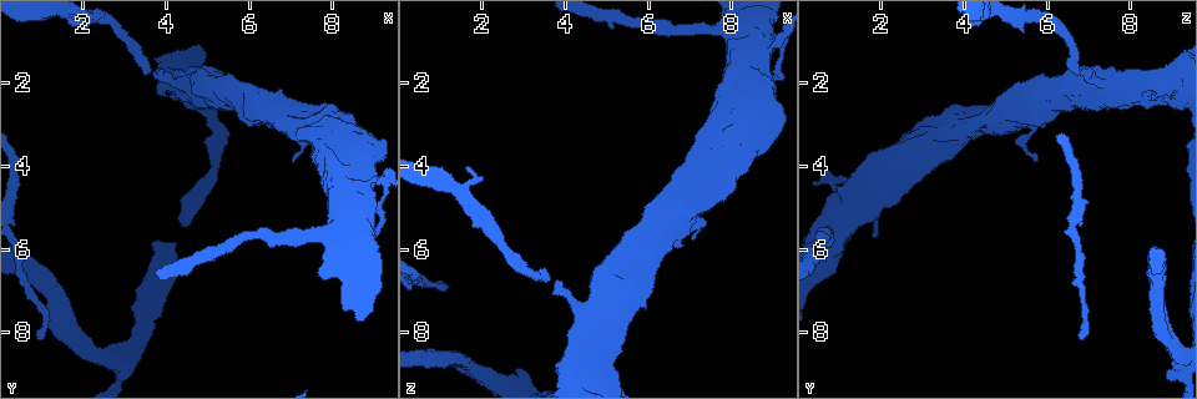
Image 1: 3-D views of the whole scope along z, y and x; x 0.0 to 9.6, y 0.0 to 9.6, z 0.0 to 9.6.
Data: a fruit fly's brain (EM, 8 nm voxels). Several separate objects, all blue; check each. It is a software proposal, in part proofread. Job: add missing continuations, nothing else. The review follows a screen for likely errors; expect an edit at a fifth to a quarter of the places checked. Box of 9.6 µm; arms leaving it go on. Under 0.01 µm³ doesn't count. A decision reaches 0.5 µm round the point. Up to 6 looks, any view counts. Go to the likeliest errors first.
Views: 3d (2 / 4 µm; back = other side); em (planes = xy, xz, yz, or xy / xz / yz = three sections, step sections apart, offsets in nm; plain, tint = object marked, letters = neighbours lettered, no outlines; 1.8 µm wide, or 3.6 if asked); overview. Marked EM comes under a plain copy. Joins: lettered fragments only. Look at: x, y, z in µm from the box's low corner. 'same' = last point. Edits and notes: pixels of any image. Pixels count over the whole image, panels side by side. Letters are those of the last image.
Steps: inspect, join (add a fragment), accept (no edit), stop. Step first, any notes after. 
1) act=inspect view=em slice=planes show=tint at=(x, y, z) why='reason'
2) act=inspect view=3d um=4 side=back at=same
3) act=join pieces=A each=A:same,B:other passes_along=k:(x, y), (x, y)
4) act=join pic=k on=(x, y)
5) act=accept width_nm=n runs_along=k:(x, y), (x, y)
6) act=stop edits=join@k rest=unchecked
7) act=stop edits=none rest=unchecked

act=inspect view=em slice=planes show=letters at=(1.00, 8.25, 6.75) why='branch stops here'

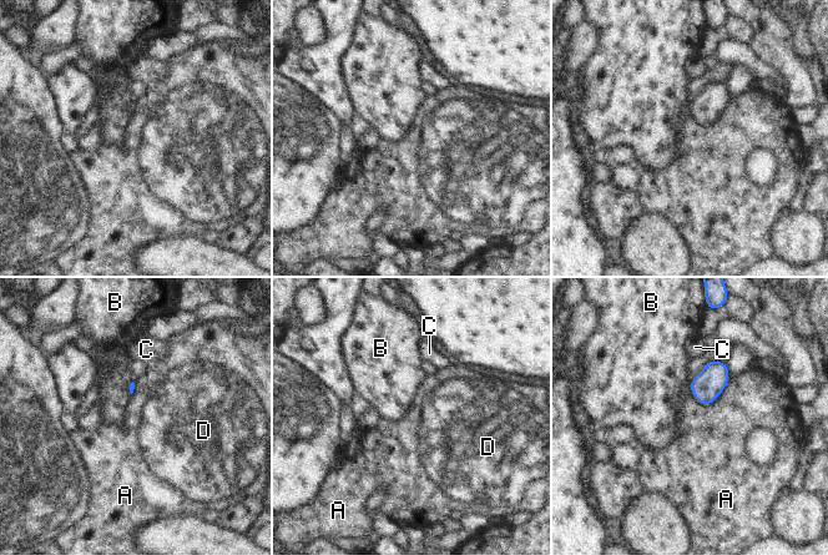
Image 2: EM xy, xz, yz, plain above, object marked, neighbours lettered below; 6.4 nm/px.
act=accept each=A:other,B:other,C:other,D:other border=2:(730, 376), (707, 404), (690, 392) found='none of them fits'

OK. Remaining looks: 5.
act=inspect view=em slice=planes show=letters at=(3.55, 1.75, 6.75) why='branch stops here'

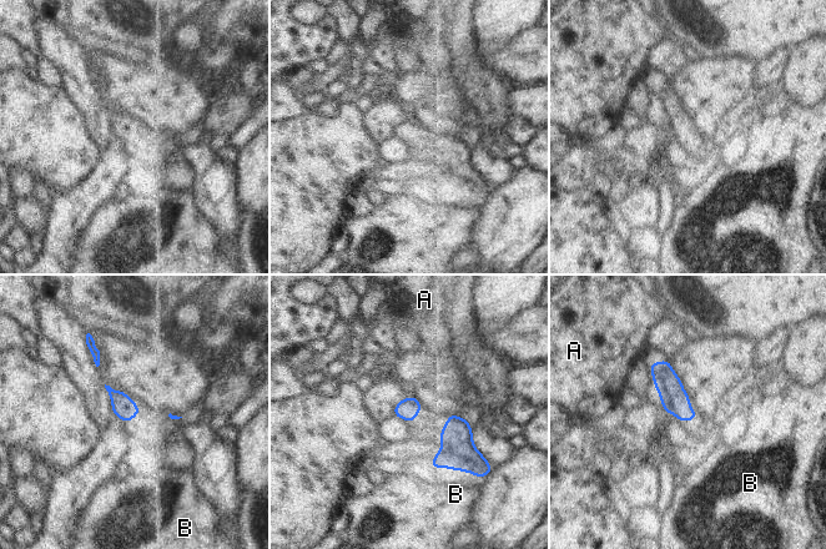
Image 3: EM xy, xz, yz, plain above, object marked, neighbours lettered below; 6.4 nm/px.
act=accept each=A:other,B:other border=3:(432, 467), (461, 469), (472, 474) found='none of them fits'

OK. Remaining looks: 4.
act=inspect view=em slice=planes show=letters at=(9.05, 5.70, 1.95) why='tapers out'

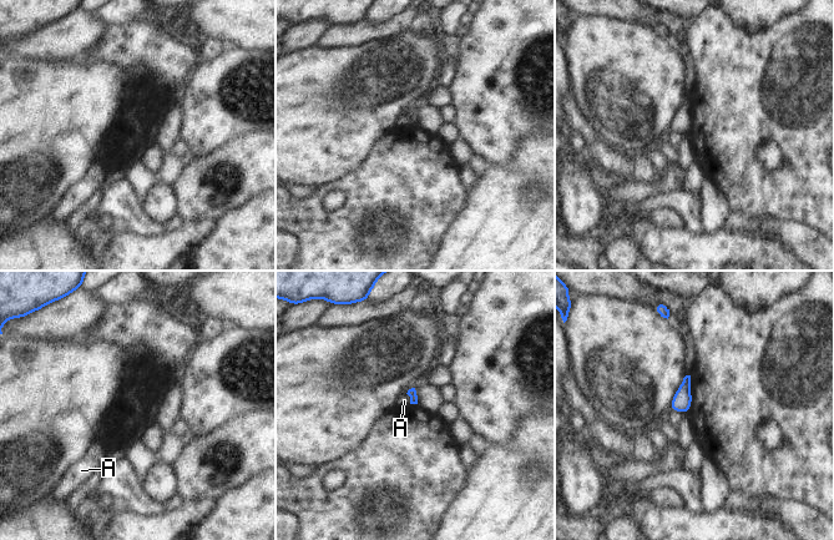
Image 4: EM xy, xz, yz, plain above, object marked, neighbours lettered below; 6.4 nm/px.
act=accept longest_contact=A:80nm each=A:other border=4:(407, 393), (410, 403) found='no lettered fragment goes on from it'

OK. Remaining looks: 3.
act=stop edits=none rest=unchecked

